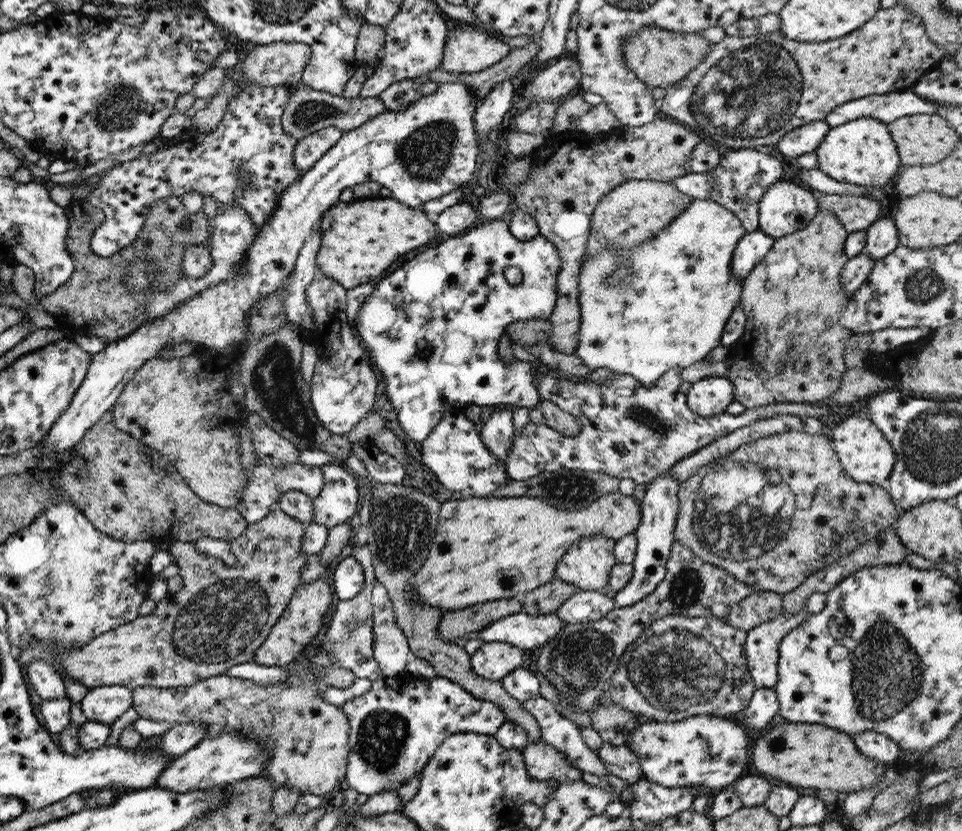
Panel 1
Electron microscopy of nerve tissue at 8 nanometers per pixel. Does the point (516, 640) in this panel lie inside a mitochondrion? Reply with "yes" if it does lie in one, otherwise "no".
no

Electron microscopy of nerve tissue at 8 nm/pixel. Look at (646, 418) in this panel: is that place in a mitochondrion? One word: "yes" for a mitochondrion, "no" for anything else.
yes

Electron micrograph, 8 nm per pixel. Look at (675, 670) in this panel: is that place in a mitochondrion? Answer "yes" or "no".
yes

